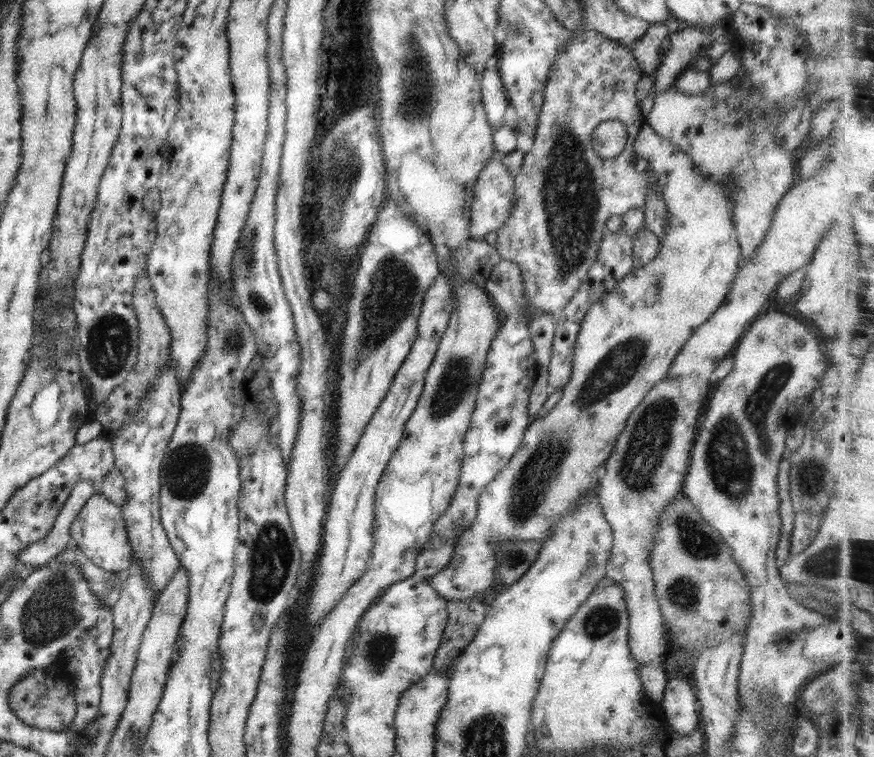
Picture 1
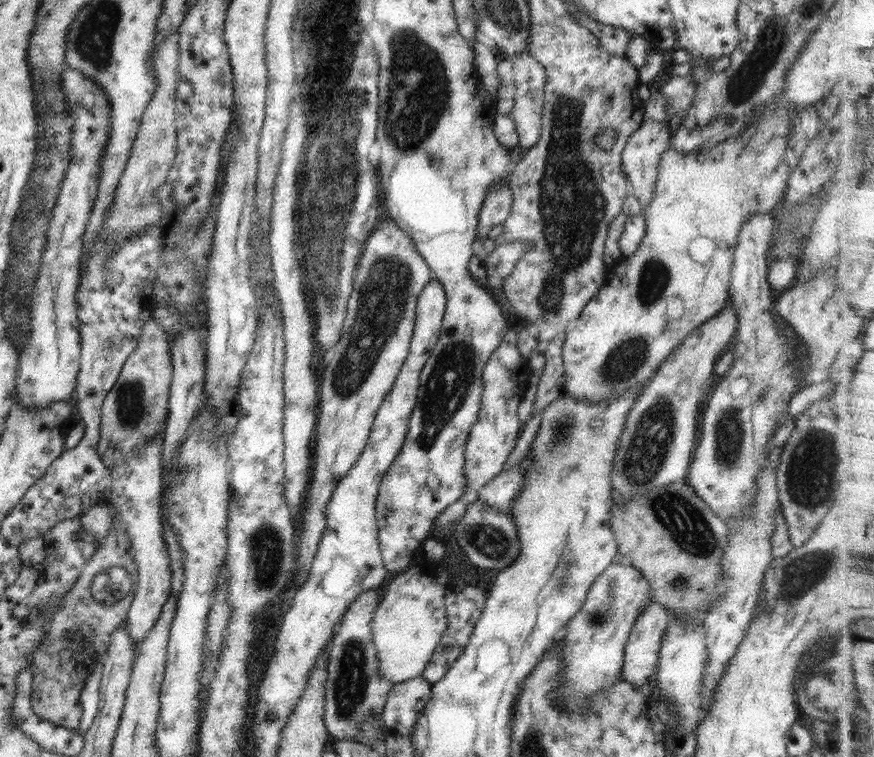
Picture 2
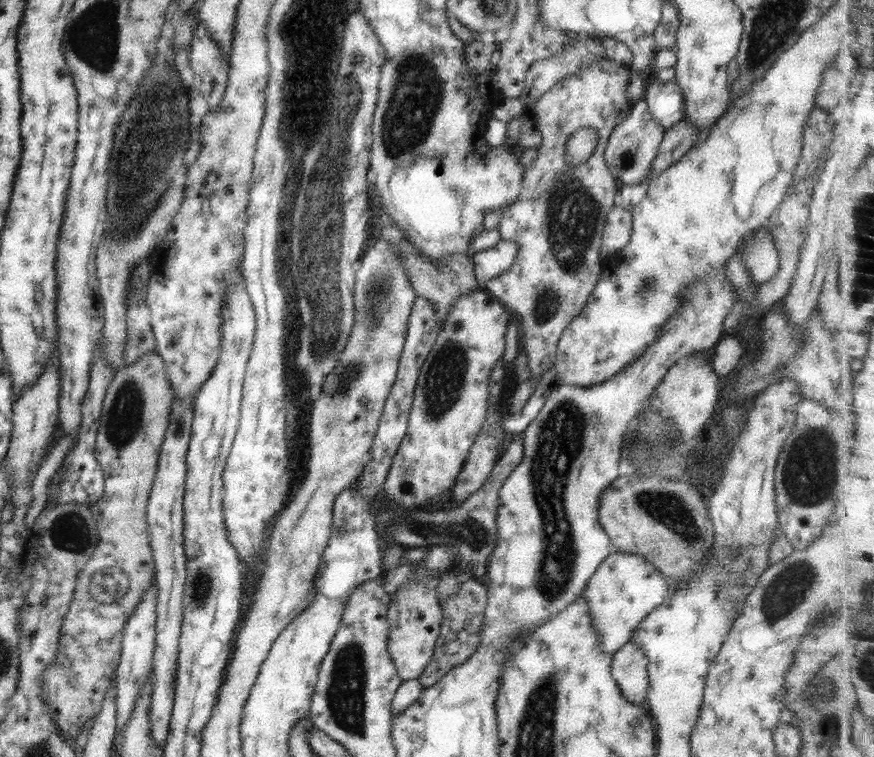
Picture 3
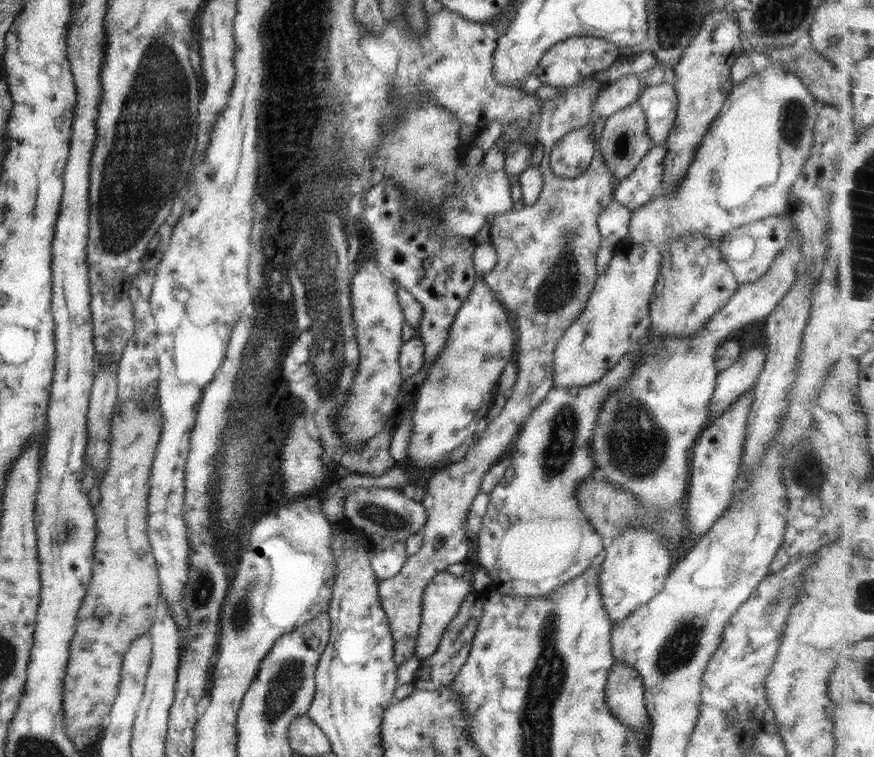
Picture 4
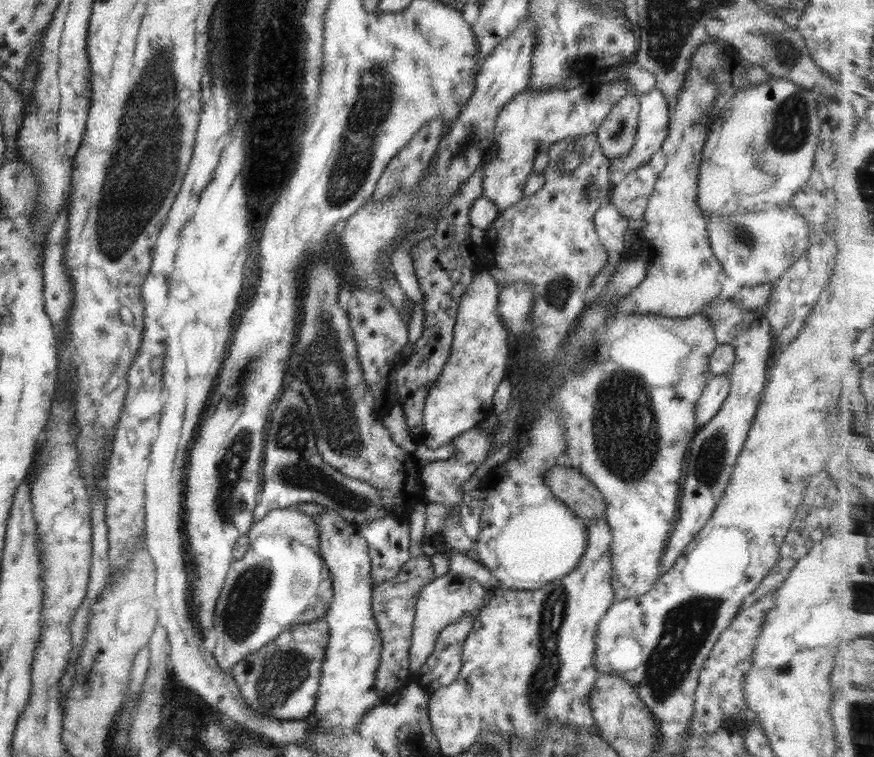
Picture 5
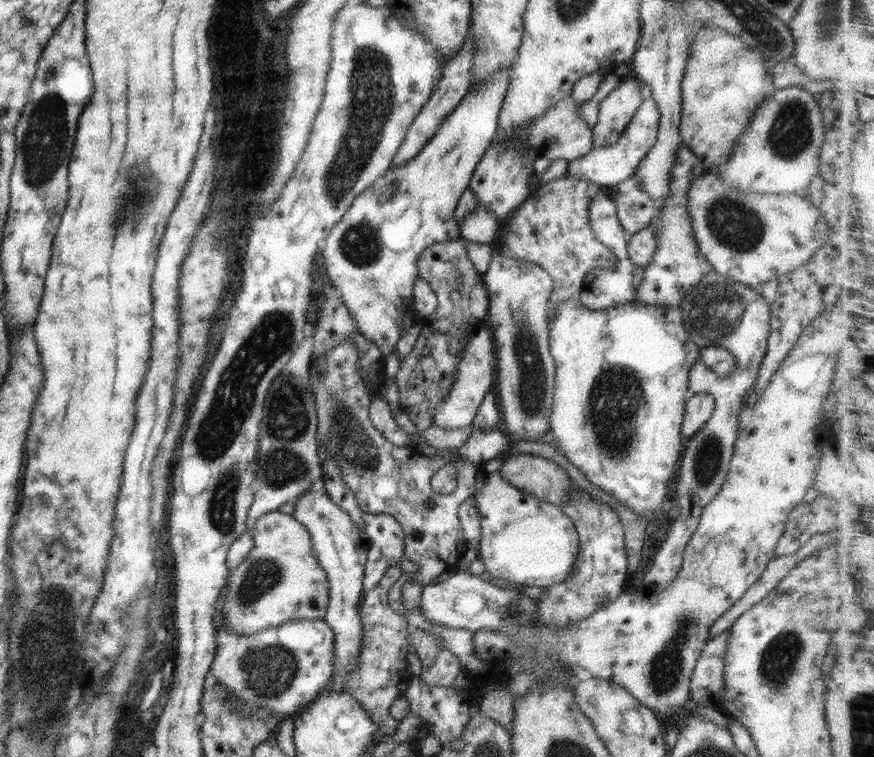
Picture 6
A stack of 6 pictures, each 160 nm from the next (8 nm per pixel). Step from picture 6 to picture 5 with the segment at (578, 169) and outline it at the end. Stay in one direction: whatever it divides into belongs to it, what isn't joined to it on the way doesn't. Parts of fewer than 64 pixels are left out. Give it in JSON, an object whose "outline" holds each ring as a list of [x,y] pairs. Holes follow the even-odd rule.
{"outline":[[[654,87],[650,92],[638,94],[640,111],[637,122],[637,131],[635,132],[634,146],[625,154],[625,157],[619,159],[610,159],[609,169],[611,174],[621,170],[625,175],[633,170],[636,170],[640,165],[650,160],[650,156],[654,152],[661,150],[665,138],[668,136],[669,118],[668,118],[668,103],[662,91]]]}

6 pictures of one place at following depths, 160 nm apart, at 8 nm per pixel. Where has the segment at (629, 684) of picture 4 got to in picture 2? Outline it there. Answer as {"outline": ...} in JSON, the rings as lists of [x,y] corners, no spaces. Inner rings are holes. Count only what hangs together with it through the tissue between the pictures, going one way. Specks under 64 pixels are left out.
{"outline":[[[649,600],[638,616],[625,646],[622,680],[635,686],[649,684],[658,665],[658,651],[670,616],[661,604]]]}

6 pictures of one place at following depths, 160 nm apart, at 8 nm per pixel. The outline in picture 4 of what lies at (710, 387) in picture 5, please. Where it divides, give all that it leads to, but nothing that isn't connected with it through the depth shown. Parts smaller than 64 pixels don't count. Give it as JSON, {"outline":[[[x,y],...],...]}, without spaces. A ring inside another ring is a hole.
{"outline":[[[758,342],[750,350],[743,350],[729,368],[720,371],[708,410],[711,420],[717,419],[737,398],[754,386],[764,370],[766,344]]]}

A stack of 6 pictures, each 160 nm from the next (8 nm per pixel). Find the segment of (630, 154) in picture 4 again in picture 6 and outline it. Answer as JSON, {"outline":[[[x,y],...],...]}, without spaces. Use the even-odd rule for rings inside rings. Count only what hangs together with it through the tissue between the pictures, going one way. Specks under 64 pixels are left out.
{"outline":[[[636,77],[623,80],[618,88],[611,90],[599,105],[597,123],[592,128],[593,146],[614,144],[642,101],[640,81]]]}

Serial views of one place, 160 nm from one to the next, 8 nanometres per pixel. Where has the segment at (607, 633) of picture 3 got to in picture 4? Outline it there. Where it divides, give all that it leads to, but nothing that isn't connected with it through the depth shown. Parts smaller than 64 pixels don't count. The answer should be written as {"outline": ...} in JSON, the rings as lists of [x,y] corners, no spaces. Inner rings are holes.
{"outline":[[[644,525],[624,529],[612,540],[608,540],[605,550],[604,561],[598,572],[598,585],[613,626],[615,622],[629,617],[641,604],[650,602],[662,590],[674,562],[663,536]]]}

